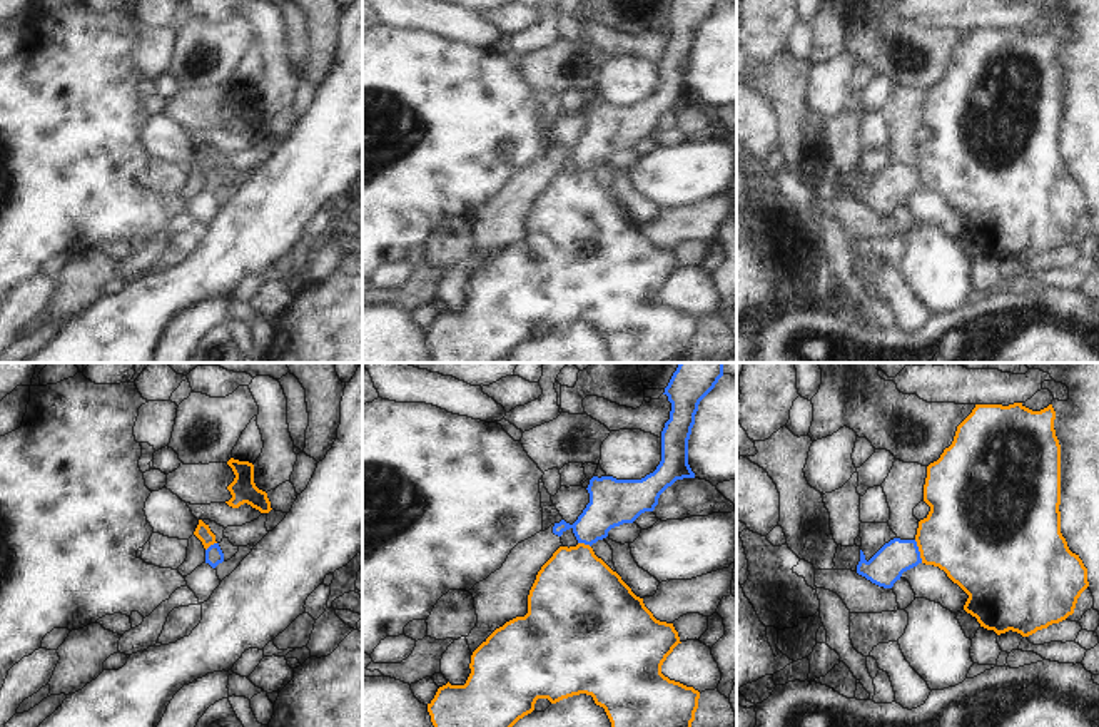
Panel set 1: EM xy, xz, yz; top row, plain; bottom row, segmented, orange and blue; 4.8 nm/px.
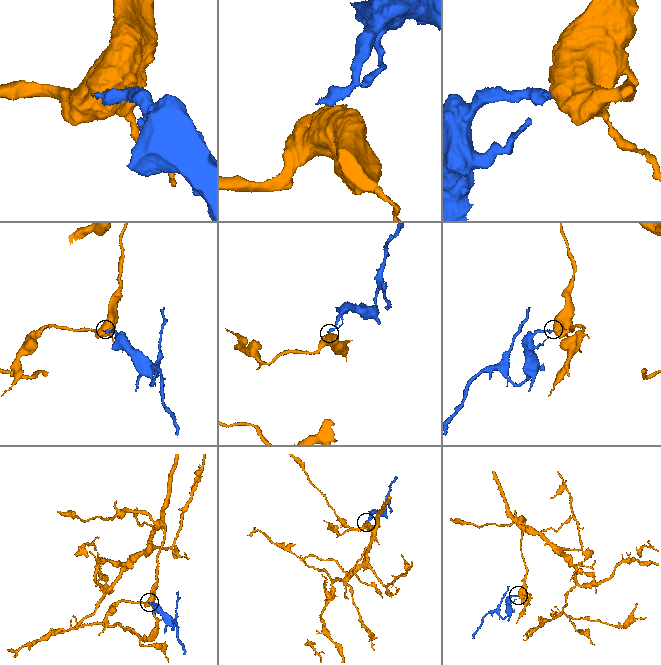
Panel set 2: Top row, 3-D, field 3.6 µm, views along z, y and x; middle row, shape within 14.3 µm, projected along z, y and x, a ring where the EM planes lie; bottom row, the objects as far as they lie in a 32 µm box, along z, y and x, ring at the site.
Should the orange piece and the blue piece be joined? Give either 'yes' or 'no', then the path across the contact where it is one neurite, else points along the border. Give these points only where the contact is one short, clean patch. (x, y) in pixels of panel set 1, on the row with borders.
no | along yz (914, 540), (922, 562)

